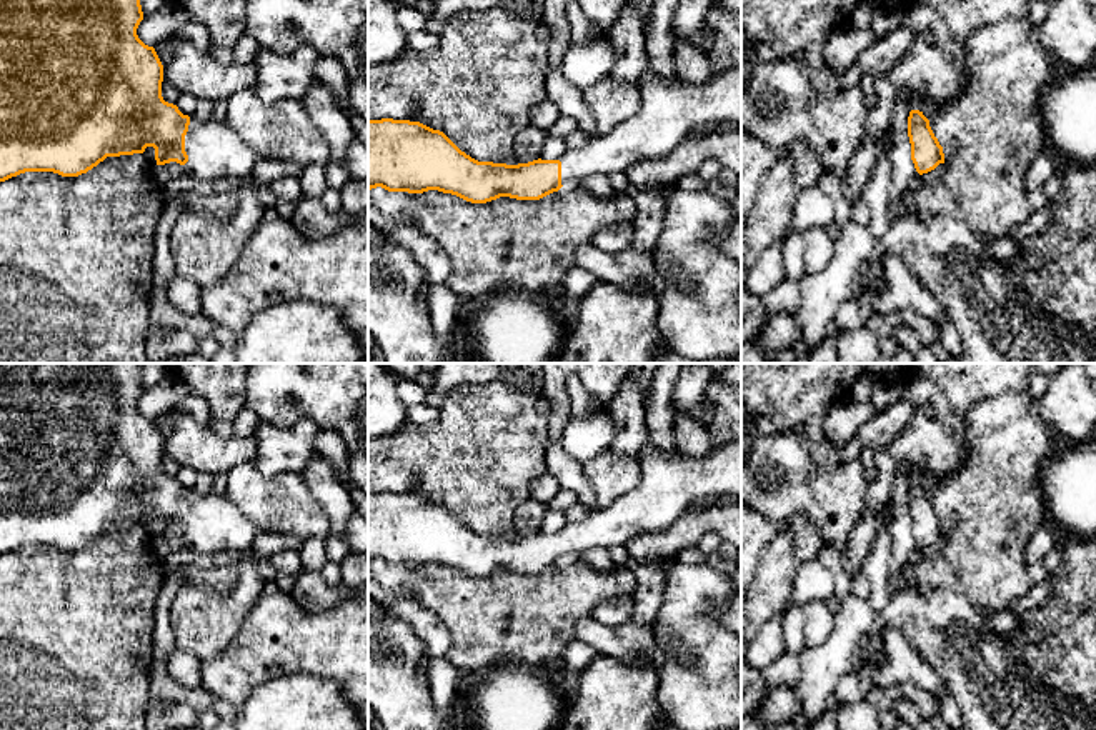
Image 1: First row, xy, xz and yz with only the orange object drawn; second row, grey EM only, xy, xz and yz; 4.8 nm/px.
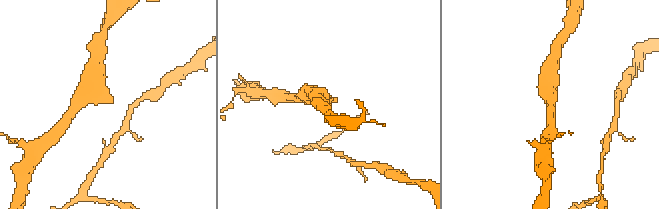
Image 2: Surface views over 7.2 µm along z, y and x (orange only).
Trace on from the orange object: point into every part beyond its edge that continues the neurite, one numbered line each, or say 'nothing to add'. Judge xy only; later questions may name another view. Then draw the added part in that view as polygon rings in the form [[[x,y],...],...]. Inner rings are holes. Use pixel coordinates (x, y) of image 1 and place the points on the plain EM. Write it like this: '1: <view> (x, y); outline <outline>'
1: xy (215, 524); outline [[[193,488],[185,508],[185,525],[188,535],[183,545],[193,553],[235,550],[245,555],[262,533],[227,493],[212,492],[202,497]]]

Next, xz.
1: xz (667, 489); outline [[[741,440],[711,447],[700,458],[691,458],[680,452],[673,458],[665,458],[650,445],[640,458],[640,472],[640,483],[610,507],[590,508],[583,518],[565,523],[560,532],[563,560],[575,558],[591,547],[625,545],[640,532],[668,528],[686,513],[693,502],[741,495]]]

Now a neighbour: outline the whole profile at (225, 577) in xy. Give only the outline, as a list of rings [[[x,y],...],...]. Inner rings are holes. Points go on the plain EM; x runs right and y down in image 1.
[[[240,560],[222,567],[178,565],[183,568],[182,583],[192,582],[208,590],[230,592],[240,578]]]

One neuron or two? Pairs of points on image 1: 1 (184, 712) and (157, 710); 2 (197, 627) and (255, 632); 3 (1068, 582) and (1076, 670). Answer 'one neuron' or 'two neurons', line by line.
1: one neuron
2: two neurons
3: one neuron

